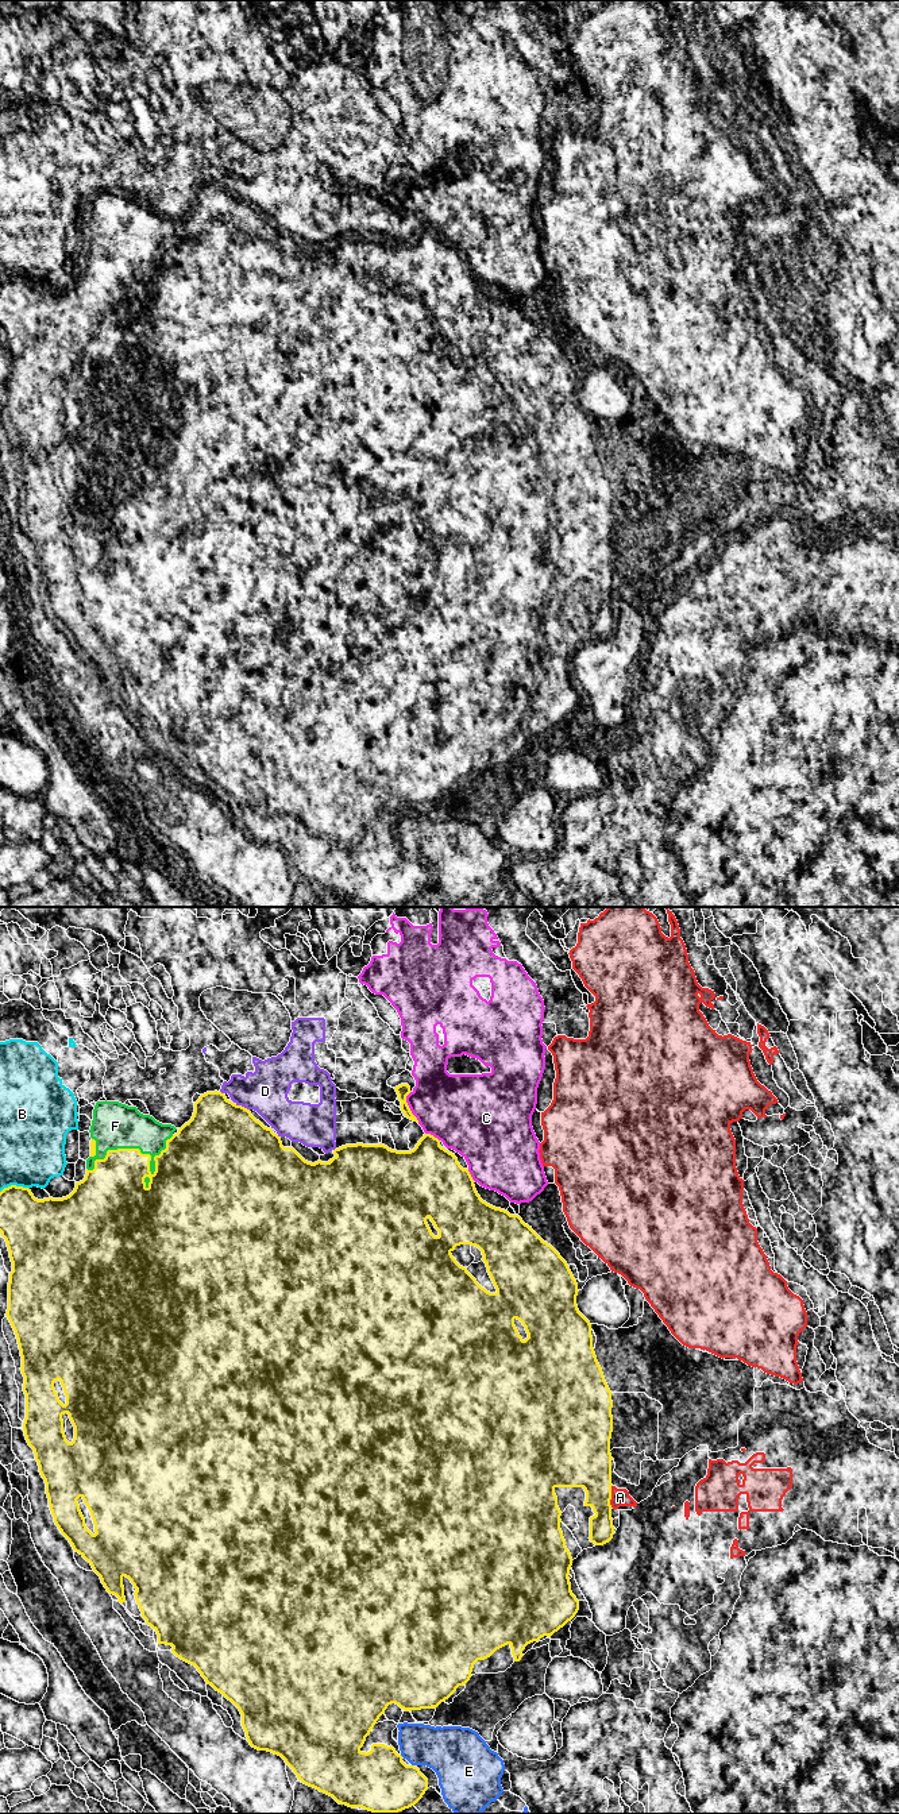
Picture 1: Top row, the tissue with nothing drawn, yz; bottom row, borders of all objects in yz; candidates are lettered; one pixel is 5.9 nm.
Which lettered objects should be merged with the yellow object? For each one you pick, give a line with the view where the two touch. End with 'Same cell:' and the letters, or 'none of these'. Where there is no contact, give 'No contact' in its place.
F: Touches yellow in yz
Same cell: F

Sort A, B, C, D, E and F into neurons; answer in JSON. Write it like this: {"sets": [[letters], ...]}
{"sets": [["A"], ["B", "C", "D"], ["E"], ["F"]]}

